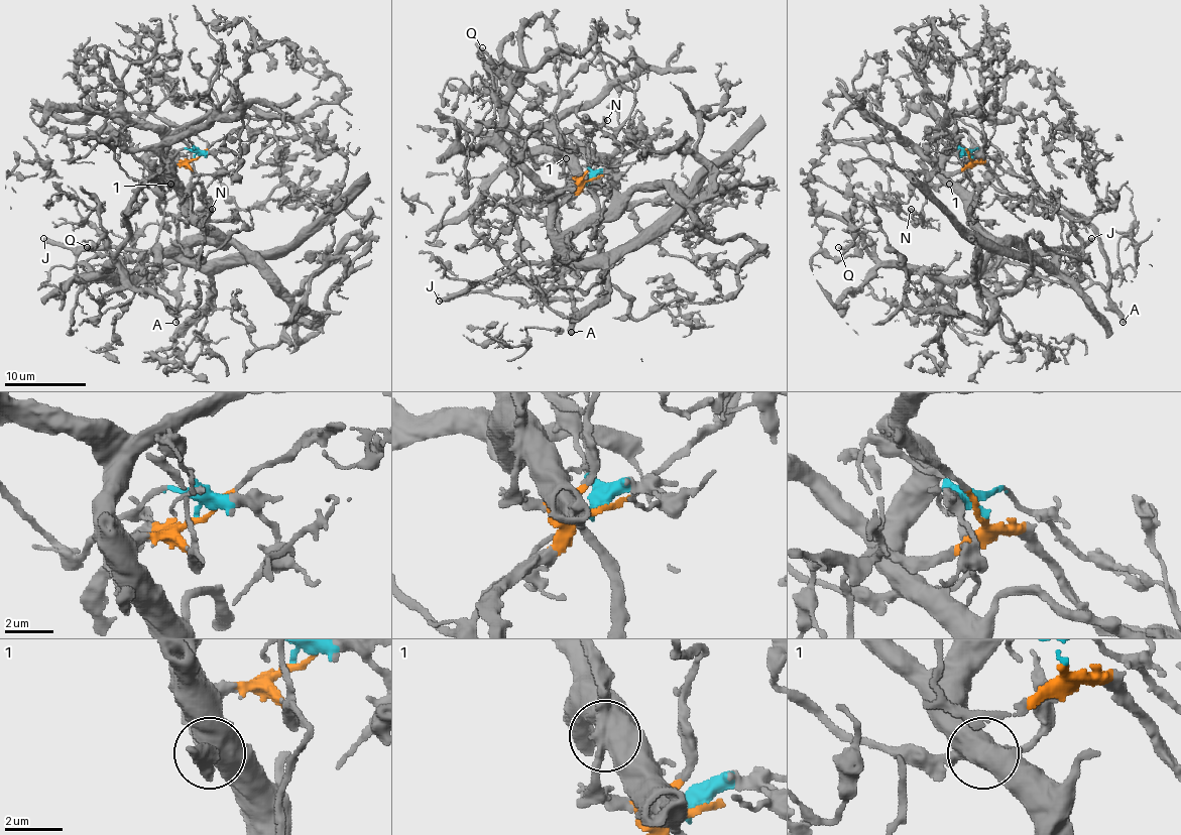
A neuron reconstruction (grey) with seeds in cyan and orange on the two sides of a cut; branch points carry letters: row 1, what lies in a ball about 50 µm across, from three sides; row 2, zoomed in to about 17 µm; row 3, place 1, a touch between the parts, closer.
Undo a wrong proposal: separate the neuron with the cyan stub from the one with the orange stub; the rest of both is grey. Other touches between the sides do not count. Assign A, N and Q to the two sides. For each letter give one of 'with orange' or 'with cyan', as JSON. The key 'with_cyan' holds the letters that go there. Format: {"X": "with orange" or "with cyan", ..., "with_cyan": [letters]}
{"A": "with orange", "N": "with orange", "Q": "with cyan", "with_cyan": ["Q"]}

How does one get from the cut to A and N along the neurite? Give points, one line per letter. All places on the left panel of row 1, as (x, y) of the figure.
A: (194, 158), (182, 160), (163, 183), (163, 197), (159, 205), (175, 223), (182, 253), (175, 323)
N: (194, 158), (188, 164), (198, 179), (190, 197), (190, 211), (204, 215), (212, 209)

